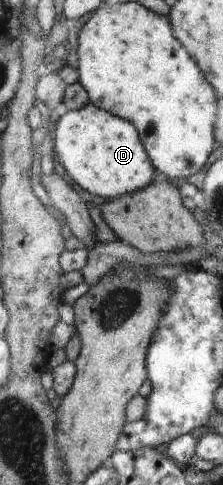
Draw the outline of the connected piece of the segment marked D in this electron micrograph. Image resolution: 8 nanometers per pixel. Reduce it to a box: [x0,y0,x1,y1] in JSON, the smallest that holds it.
[50,103,154,200]

